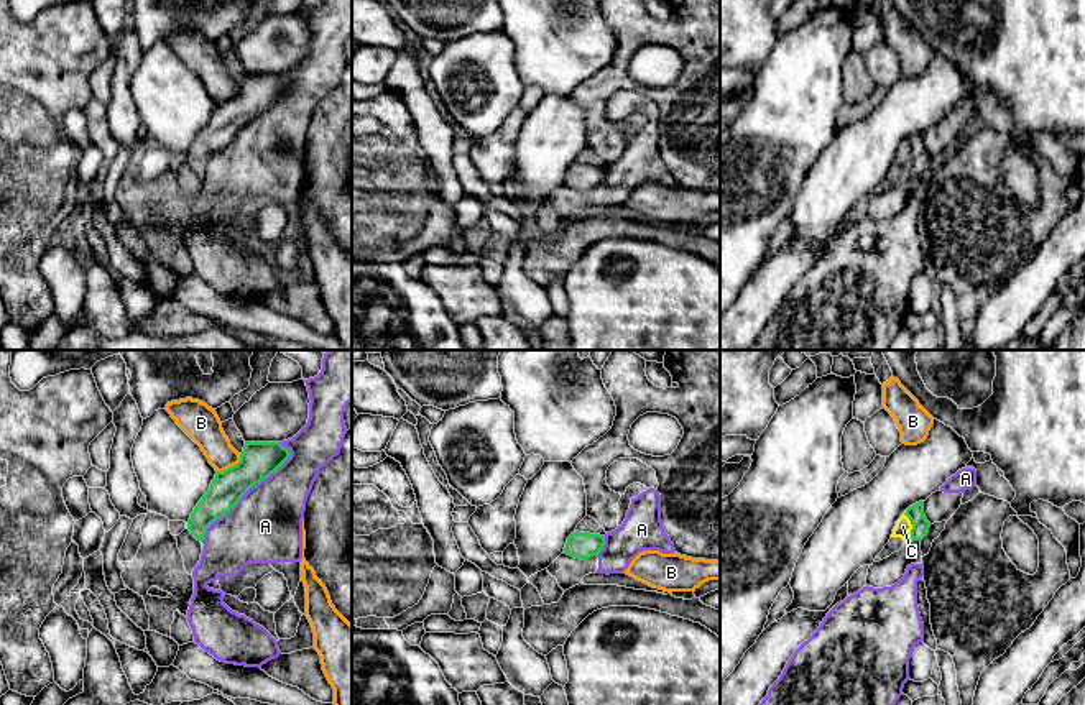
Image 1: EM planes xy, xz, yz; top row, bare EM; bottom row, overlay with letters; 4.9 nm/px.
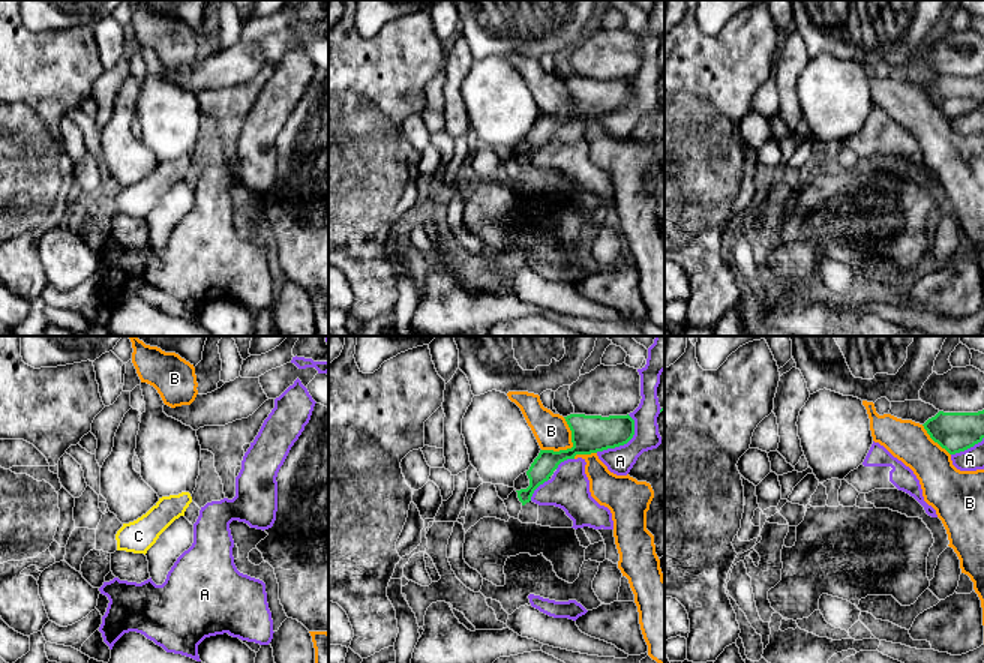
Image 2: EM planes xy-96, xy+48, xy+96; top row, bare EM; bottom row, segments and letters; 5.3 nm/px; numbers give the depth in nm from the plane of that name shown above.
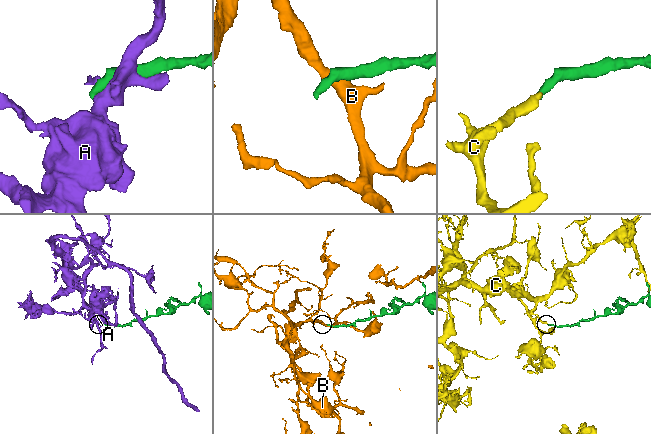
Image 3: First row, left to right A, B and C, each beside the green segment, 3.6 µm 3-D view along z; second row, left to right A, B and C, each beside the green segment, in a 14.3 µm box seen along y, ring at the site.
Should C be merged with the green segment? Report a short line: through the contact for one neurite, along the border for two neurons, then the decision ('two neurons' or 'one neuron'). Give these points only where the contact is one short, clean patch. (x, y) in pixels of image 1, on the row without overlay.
line yz (916, 147), (913, 158), (903, 158); one neuron

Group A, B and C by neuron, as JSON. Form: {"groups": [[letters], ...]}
{"groups": [["A"], ["B"], ["C"]]}

